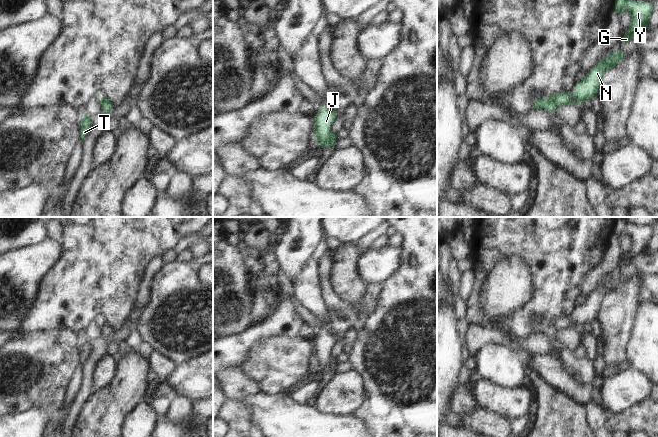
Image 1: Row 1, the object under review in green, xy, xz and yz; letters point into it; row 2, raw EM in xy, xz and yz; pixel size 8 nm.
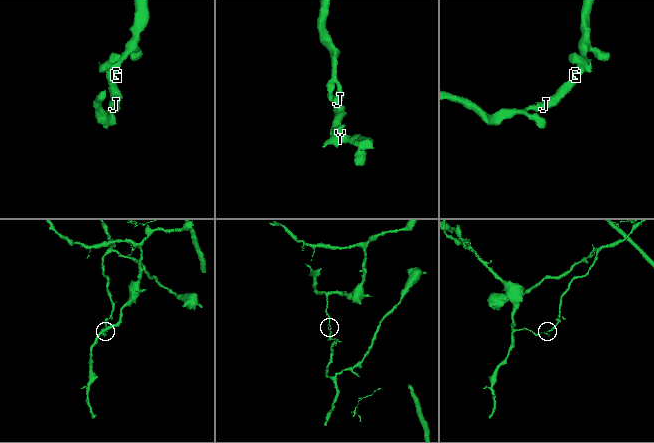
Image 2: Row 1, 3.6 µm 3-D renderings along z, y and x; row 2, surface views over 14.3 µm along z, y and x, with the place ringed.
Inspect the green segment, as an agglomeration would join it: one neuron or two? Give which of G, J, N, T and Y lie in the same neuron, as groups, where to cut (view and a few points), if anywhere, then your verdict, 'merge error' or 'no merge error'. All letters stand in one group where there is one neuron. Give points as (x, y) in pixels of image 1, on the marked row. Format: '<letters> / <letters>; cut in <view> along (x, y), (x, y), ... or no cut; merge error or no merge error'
G J N Y / T; cut in yz along (549, 97), (557, 106); merge error

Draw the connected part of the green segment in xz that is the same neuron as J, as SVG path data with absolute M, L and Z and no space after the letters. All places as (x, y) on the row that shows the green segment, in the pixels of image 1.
M321 106L317 115L314 117L315 120L315 139L316 144L323 147L330 147L336 140L336 135L331 132L330 126L333 124L337 113L329 106L324 108Z

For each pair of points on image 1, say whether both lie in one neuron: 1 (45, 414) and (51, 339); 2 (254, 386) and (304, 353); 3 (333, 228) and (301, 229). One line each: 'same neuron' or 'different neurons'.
1: different neurons
2: different neurons
3: different neurons

